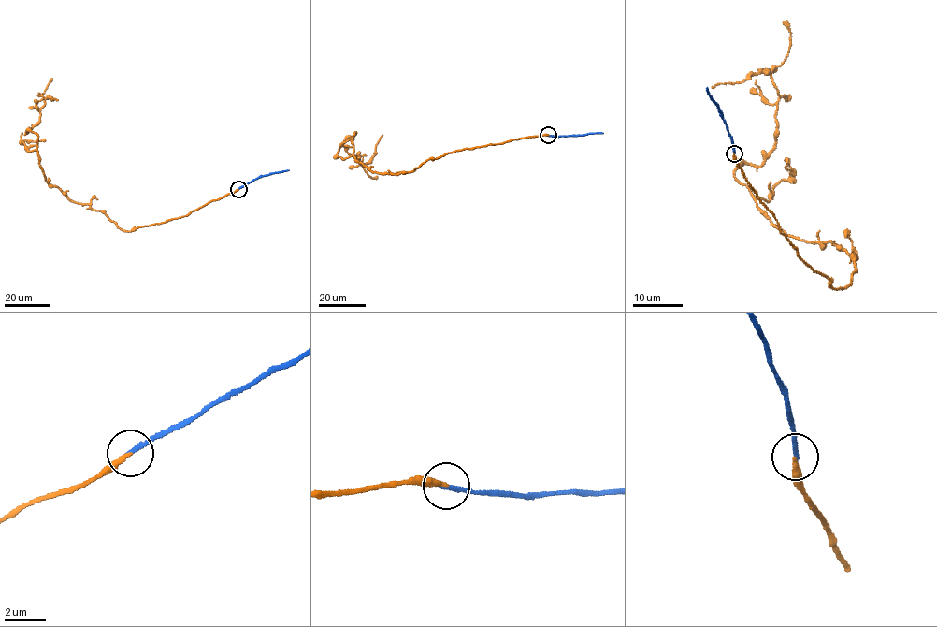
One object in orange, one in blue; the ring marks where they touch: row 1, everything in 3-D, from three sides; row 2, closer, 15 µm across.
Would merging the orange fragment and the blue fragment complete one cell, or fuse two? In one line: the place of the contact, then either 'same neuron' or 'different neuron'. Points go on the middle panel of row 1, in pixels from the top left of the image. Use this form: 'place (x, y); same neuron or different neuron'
place (548, 135); same neuron

